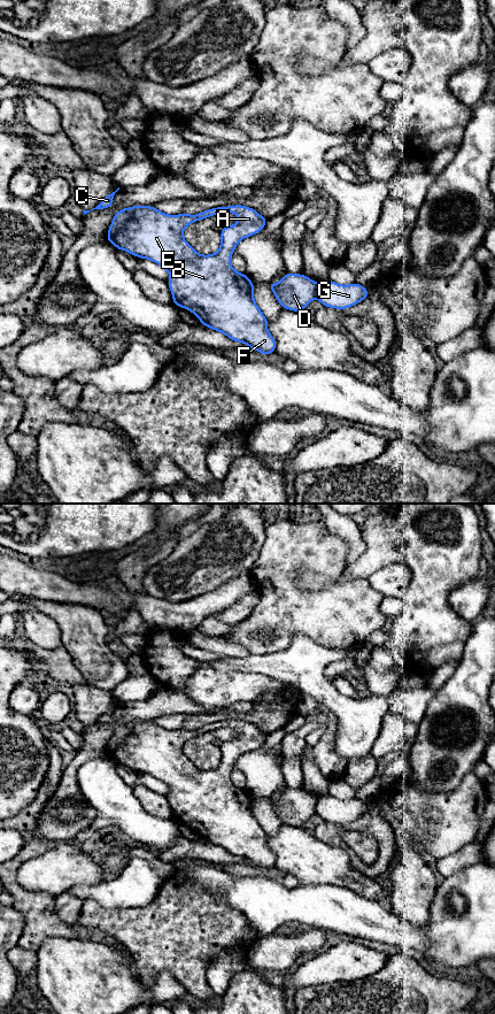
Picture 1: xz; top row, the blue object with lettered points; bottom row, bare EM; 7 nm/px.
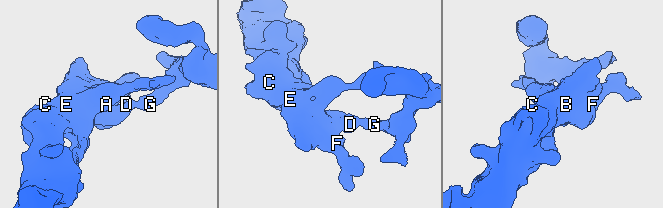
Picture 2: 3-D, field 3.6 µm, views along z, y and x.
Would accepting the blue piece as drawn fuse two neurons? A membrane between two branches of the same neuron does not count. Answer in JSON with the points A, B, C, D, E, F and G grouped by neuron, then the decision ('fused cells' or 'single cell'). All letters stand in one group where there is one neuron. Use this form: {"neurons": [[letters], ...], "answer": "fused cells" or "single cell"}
{"neurons": [["A", "B", "C", "D", "E", "F"], ["G"]], "answer": "fused cells"}

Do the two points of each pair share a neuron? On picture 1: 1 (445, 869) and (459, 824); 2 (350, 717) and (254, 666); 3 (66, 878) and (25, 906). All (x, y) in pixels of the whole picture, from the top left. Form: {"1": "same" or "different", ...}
{"1": "different", "2": "same", "3": "different"}

